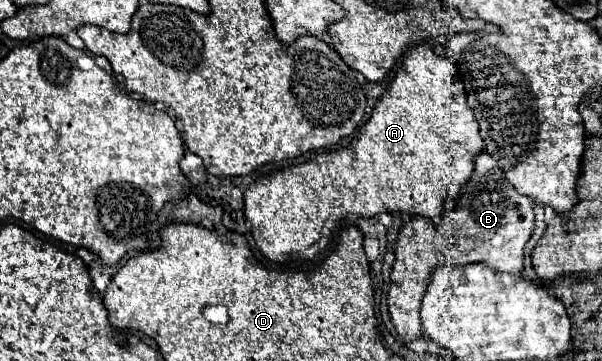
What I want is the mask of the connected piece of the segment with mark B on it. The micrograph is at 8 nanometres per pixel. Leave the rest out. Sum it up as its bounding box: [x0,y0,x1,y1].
[387,152,535,342]

